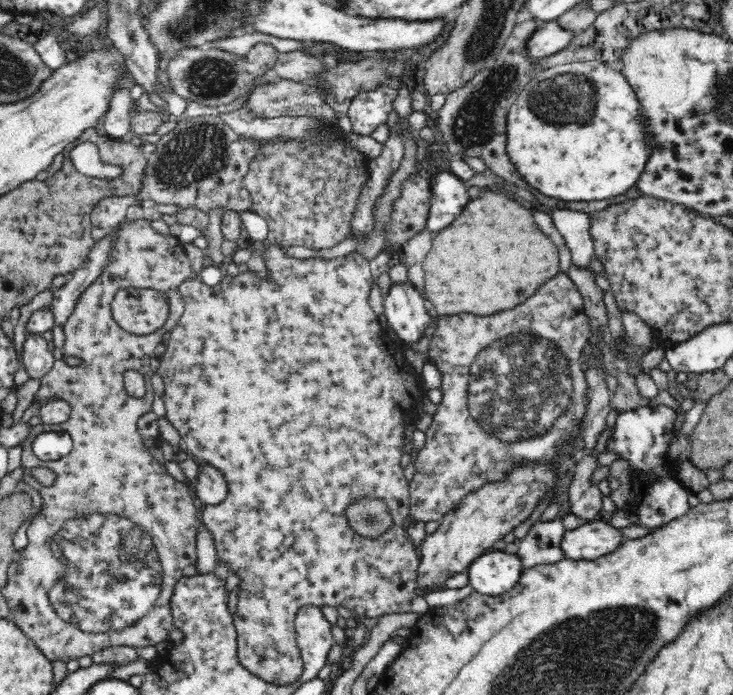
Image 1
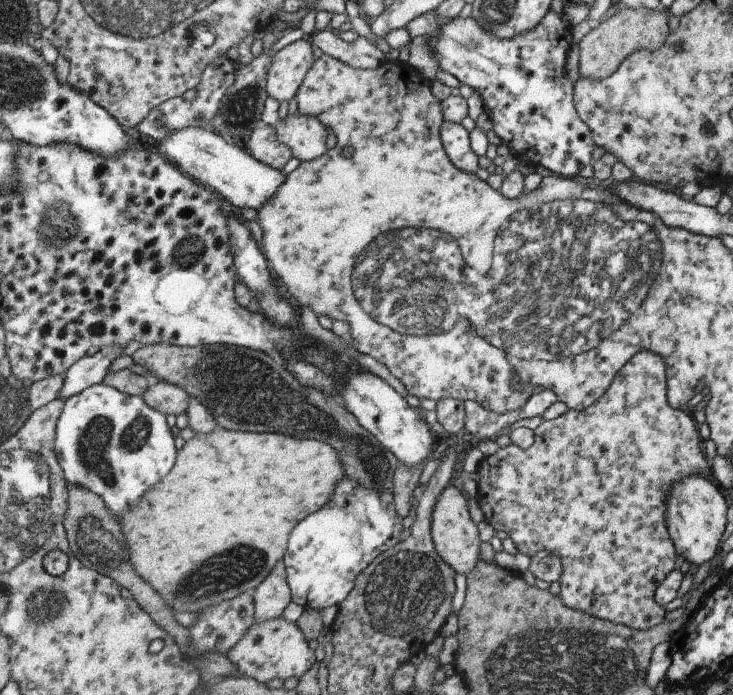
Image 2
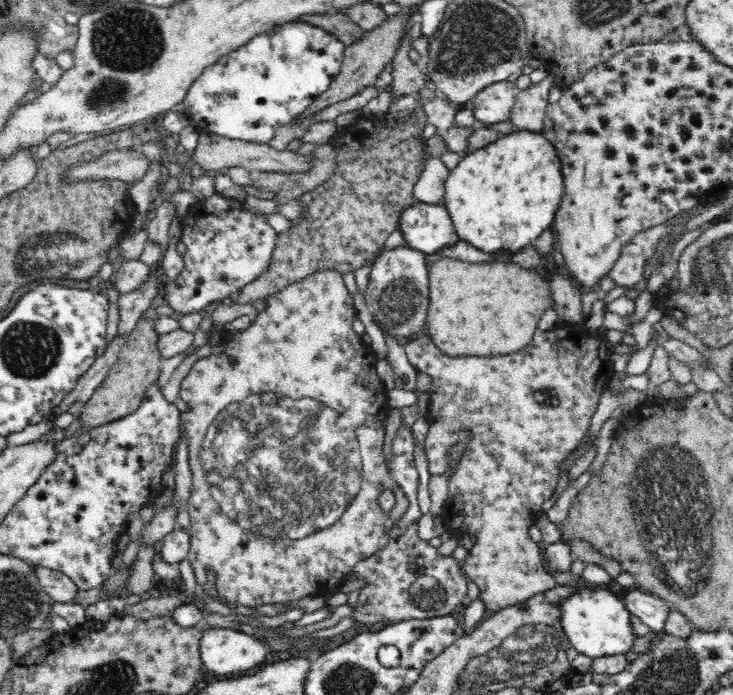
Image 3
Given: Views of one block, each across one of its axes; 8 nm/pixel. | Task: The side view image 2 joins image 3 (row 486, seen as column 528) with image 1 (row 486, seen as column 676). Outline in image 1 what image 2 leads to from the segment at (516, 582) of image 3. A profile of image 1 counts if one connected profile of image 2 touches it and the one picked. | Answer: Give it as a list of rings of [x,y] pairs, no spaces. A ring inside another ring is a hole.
[[[556,274],[554,278],[550,278],[548,282],[544,282],[534,296],[530,296],[526,302],[522,302],[520,306],[512,308],[512,310],[504,310],[492,316],[476,316],[476,314],[456,314],[456,316],[440,316],[432,342],[430,342],[430,350],[428,350],[428,362],[432,362],[440,374],[442,374],[442,402],[436,410],[436,416],[432,418],[432,426],[426,430],[426,446],[424,450],[416,450],[414,452],[414,464],[416,464],[416,474],[414,480],[408,482],[410,486],[410,518],[412,524],[422,522],[440,522],[450,510],[458,508],[460,502],[464,502],[464,498],[476,490],[480,490],[486,484],[494,484],[494,482],[502,482],[506,478],[506,474],[510,470],[514,470],[518,464],[550,464],[556,470],[556,480],[552,484],[552,490],[546,494],[544,500],[550,500],[550,494],[556,490],[556,482],[560,480],[562,474],[566,474],[572,466],[574,466],[574,454],[570,452],[568,456],[564,456],[562,446],[566,442],[572,442],[576,438],[582,436],[582,422],[588,414],[588,406],[586,406],[586,398],[588,398],[588,380],[586,374],[580,370],[580,364],[584,362],[584,348],[590,342],[590,322],[588,322],[588,314],[584,308],[584,298],[578,292],[576,284],[572,282],[572,278],[568,274]]]

